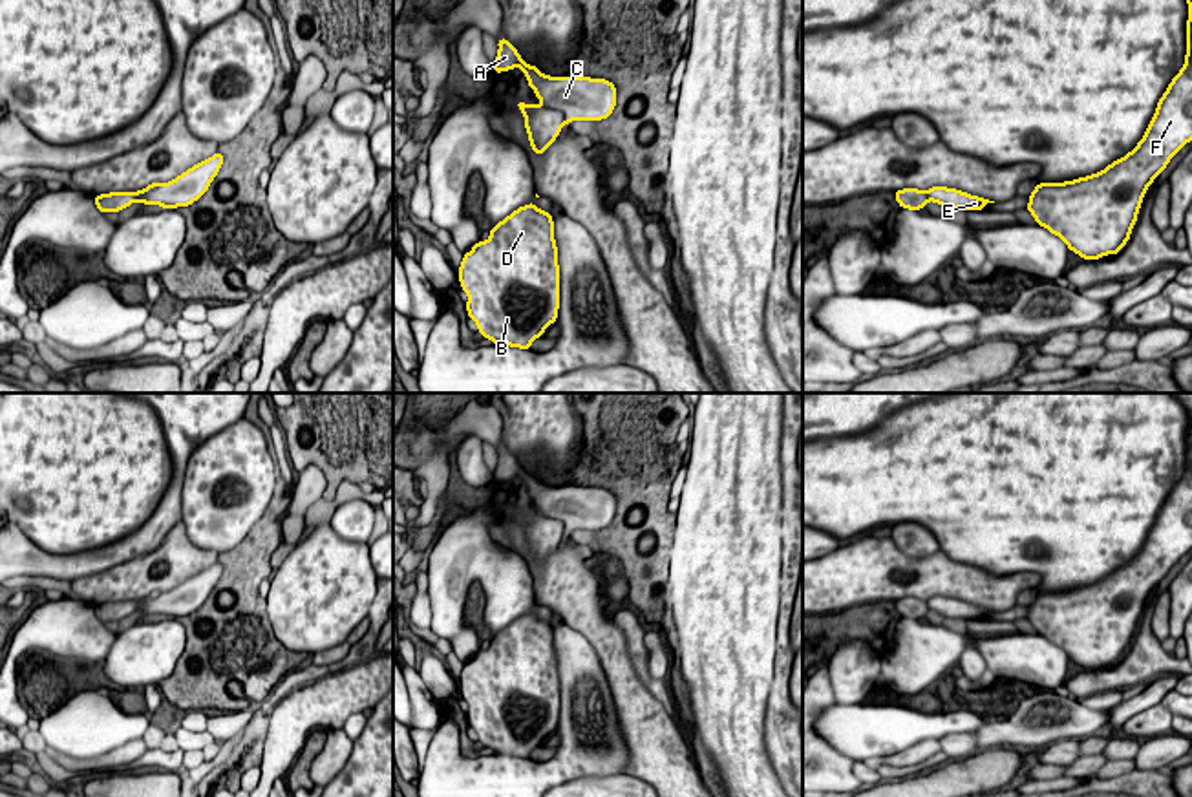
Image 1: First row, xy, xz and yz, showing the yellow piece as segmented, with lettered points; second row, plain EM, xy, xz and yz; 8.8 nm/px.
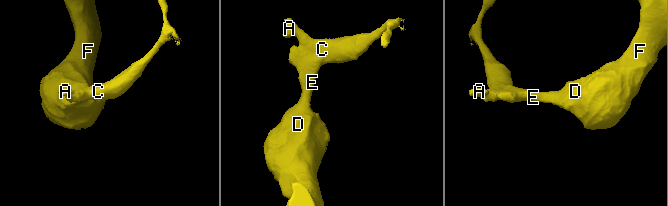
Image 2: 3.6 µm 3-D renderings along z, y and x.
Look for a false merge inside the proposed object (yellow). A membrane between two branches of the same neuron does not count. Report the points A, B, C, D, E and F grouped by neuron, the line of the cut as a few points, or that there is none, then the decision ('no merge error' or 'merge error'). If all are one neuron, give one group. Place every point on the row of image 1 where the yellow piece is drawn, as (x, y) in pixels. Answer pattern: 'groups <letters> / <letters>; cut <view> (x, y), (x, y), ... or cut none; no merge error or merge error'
groups A C / B D E F; cut xz (543, 105), (558, 110), (565, 123); merge error

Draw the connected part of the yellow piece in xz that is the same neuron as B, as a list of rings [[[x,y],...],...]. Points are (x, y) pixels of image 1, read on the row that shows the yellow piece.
[[[536,203],[514,210],[492,227],[486,241],[477,241],[464,254],[459,267],[459,282],[468,294],[468,316],[477,324],[477,331],[484,338],[490,338],[495,345],[530,349],[530,344],[543,336],[543,331],[556,322],[559,309],[559,265],[552,216],[539,210]]]

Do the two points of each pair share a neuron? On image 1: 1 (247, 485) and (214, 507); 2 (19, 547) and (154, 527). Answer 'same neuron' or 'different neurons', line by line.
1: same neuron
2: same neuron

